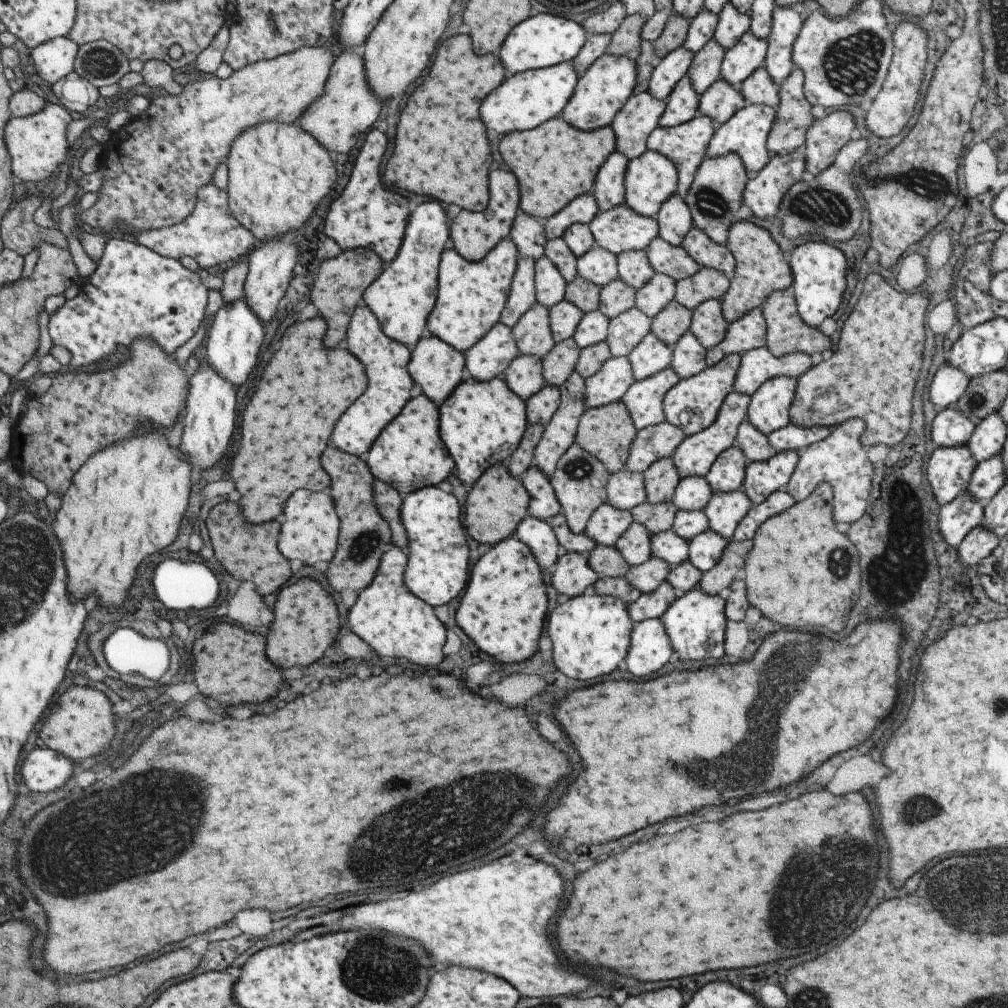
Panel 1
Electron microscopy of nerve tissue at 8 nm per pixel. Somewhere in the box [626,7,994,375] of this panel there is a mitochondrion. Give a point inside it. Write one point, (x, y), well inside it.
(854, 66)

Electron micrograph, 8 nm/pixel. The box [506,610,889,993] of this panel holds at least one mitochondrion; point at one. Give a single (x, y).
(825, 866)

